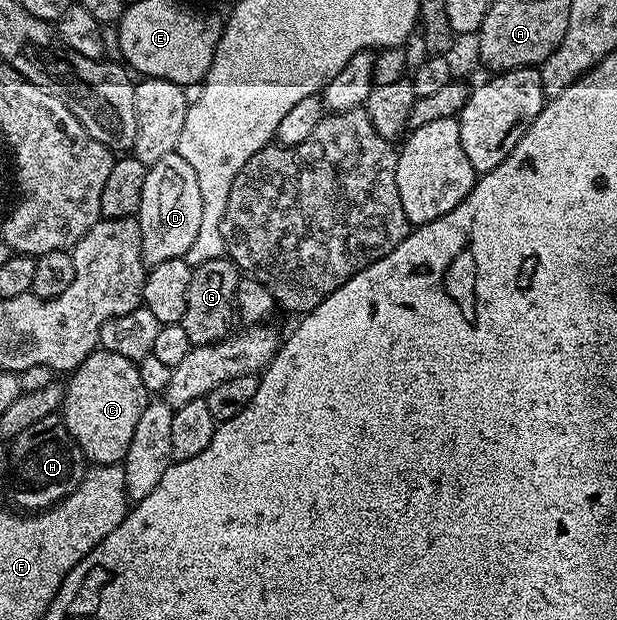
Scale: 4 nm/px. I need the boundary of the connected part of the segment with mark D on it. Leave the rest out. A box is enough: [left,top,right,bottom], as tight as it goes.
[135,152,203,267]

